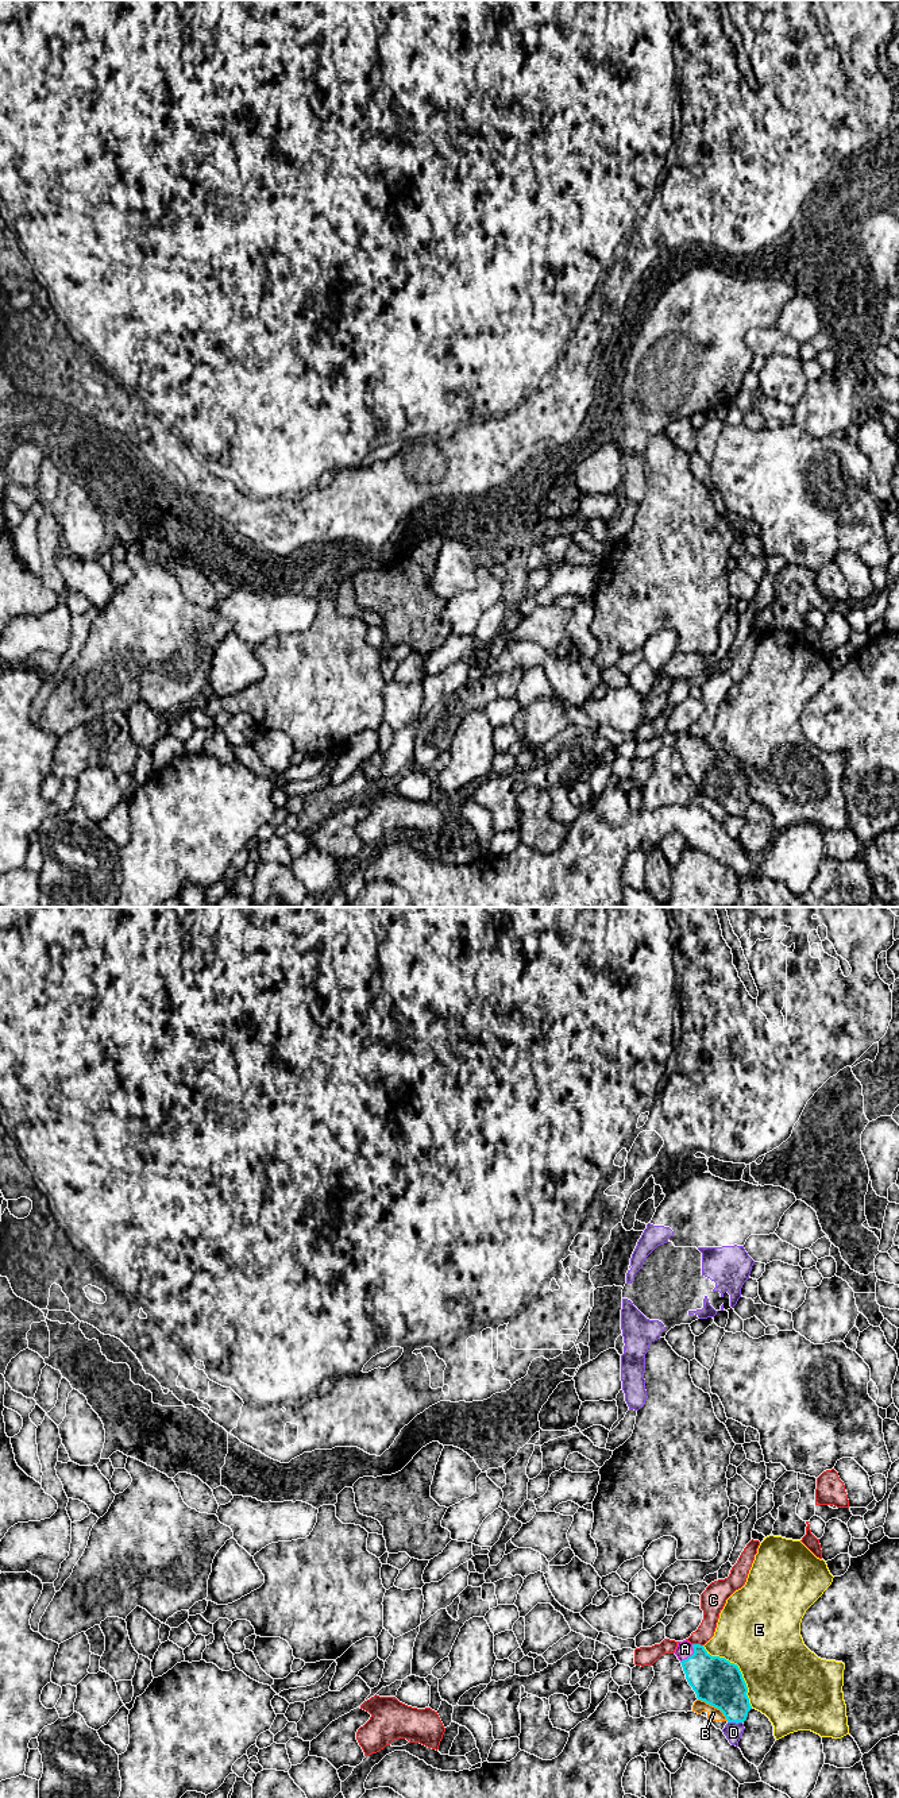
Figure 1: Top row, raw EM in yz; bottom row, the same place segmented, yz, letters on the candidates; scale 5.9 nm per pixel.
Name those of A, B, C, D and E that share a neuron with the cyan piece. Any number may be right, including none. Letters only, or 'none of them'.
A

